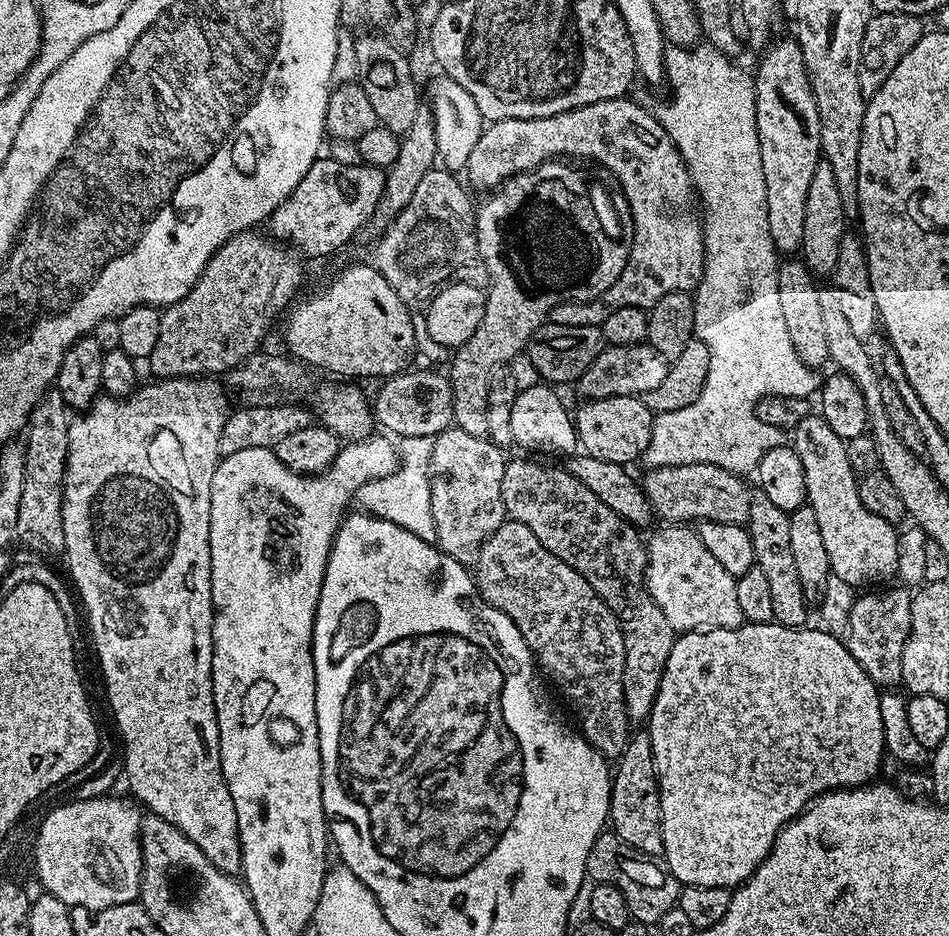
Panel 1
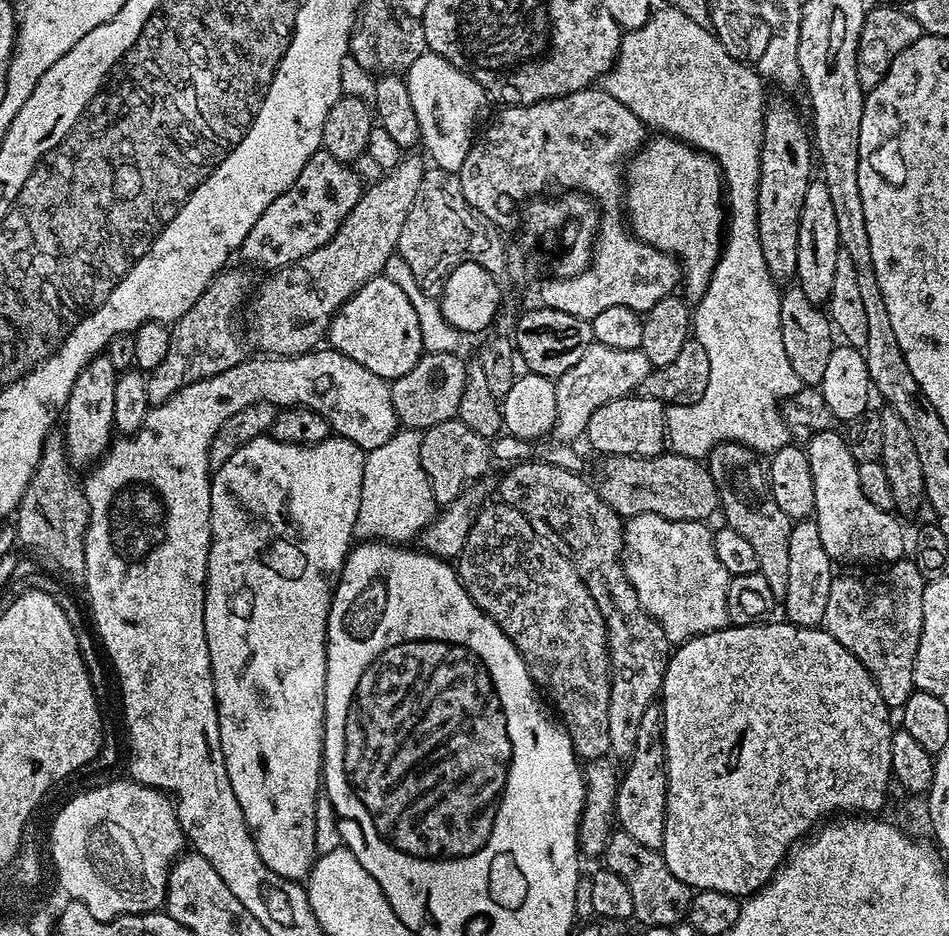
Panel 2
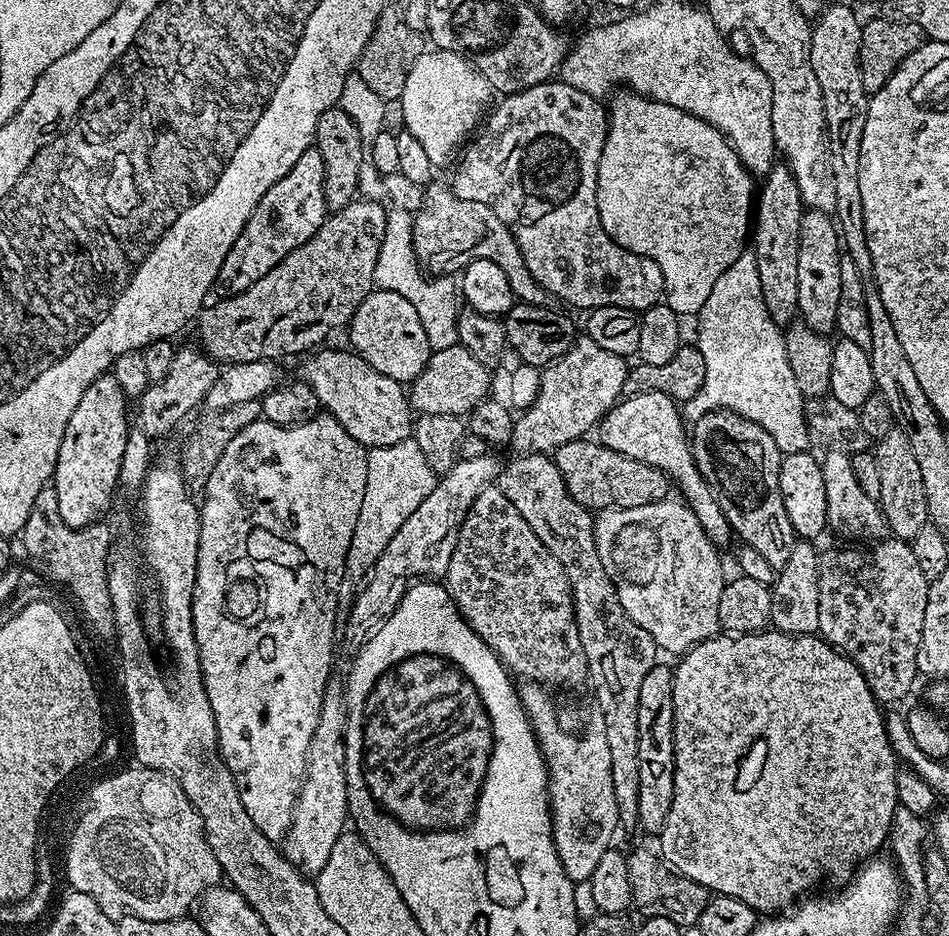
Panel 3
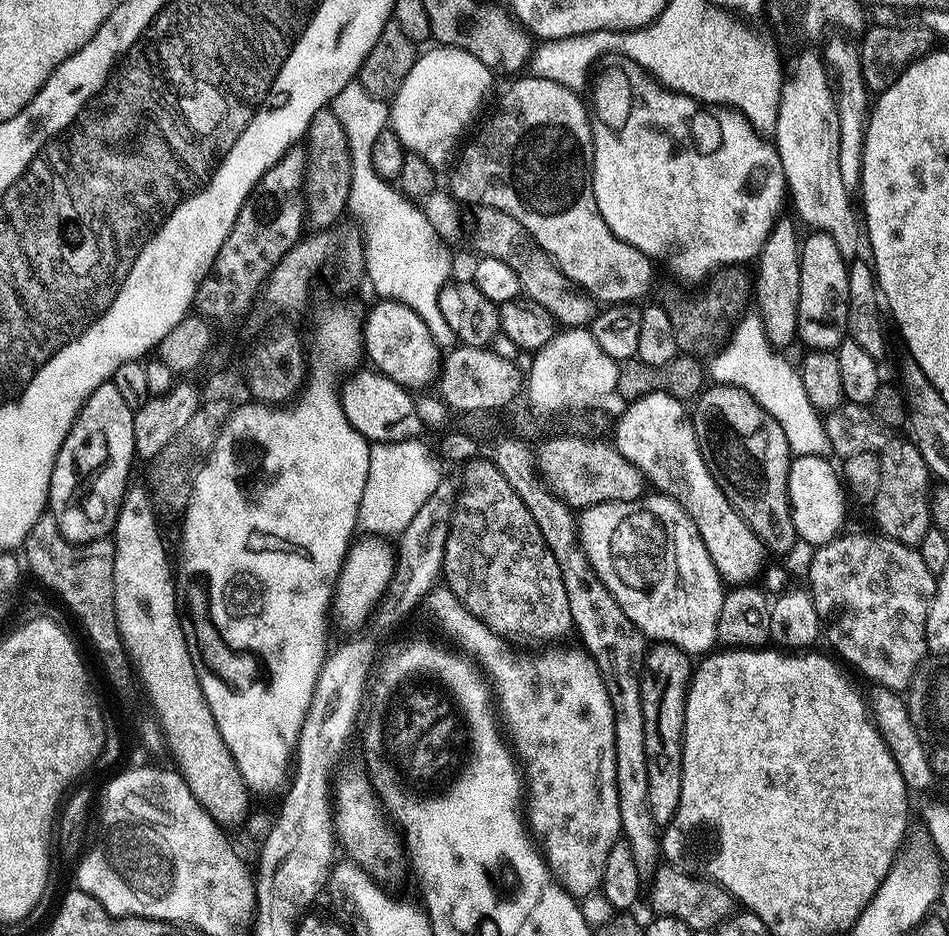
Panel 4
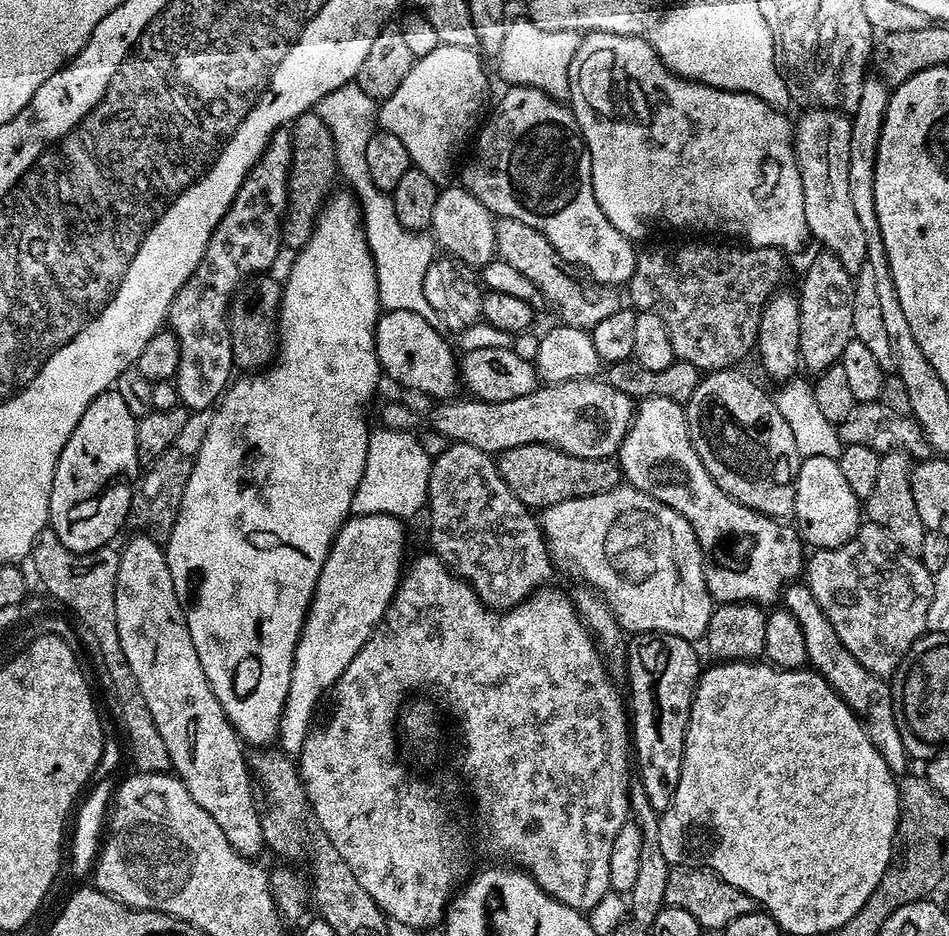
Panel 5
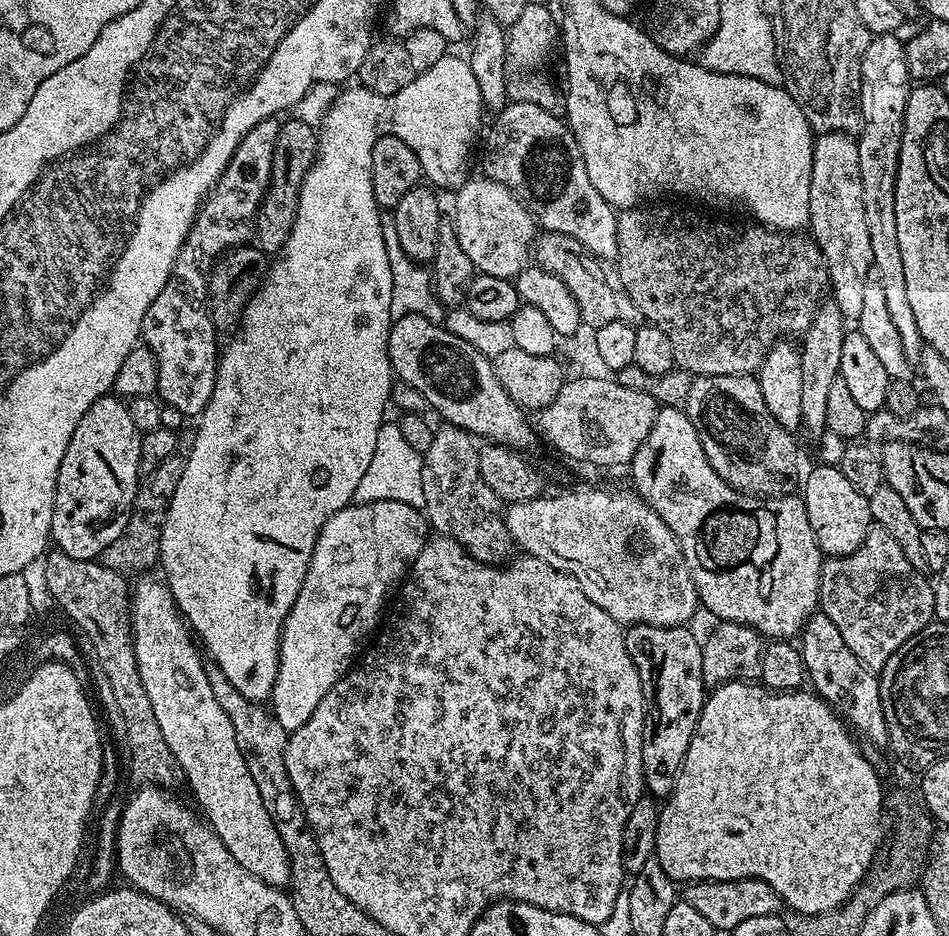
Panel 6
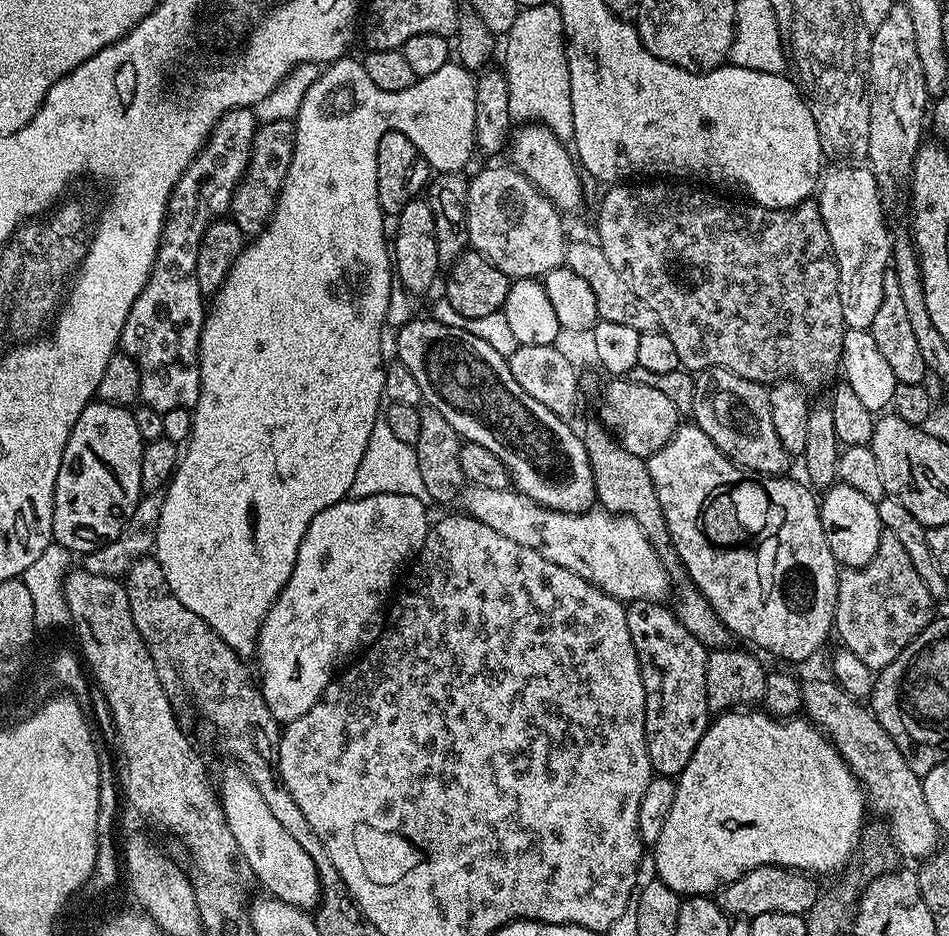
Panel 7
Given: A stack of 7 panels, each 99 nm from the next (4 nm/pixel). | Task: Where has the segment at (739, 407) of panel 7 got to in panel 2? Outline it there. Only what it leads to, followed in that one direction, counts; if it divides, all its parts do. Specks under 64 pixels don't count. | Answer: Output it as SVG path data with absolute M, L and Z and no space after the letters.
M725 442L712 447L706 463L710 478L714 478L718 486L719 511L722 516L724 512L723 523L736 531L739 539L754 546L759 572L766 578L766 583L770 585L770 590L774 590L776 597L784 597L786 578L790 574L790 530L794 521L778 510L778 502L774 502L765 457L744 444Z

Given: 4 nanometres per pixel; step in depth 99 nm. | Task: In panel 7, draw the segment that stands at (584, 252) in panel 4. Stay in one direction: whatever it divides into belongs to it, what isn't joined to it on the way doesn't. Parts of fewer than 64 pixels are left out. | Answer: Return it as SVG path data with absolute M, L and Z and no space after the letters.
M524 122L511 133L510 164L527 178L561 213L572 212L584 200L584 188L580 185L581 169L570 151L569 145L559 140L545 124Z

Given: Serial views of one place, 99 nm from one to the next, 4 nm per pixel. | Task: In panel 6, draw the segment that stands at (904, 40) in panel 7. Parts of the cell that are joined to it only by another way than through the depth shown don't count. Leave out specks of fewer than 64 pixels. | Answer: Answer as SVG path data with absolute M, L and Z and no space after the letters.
M873 35L872 41L866 46L866 54L862 54L860 63L860 130L856 145L858 146L858 174L862 178L862 202L866 206L866 226L870 226L870 254L872 255L872 267L874 269L874 279L880 283L882 290L886 293L886 306L889 307L890 318L894 321L894 326L898 328L898 334L902 334L902 350L910 357L919 357L921 349L926 345L920 331L918 322L914 322L914 309L910 307L910 302L906 299L906 273L902 266L902 249L898 246L898 218L894 218L894 186L896 185L896 175L898 174L898 154L900 153L900 139L904 129L904 115L906 114L906 102L910 91L910 77L906 66L906 54L904 53L905 41L899 40L900 36L893 35Z

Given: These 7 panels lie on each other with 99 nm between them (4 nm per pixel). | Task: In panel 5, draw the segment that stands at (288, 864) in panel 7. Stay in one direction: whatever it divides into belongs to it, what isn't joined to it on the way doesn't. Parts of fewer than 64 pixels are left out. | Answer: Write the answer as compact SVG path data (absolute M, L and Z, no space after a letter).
M136 535L140 536L134 537L120 552L114 590L118 638L122 642L126 662L138 682L138 690L142 690L142 698L146 698L146 710L150 710L150 718L154 718L154 726L158 726L162 742L166 742L175 775L179 776L186 790L190 790L190 798L194 798L194 802L198 802L198 806L202 806L202 810L206 810L206 814L210 814L210 818L218 822L222 834L226 834L234 850L238 850L243 856L256 858L260 851L265 851L266 845L260 825L258 800L254 795L254 780L248 770L246 752L240 749L242 741L226 718L218 698L214 698L214 690L210 690L206 670L202 670L202 662L198 662L198 650L186 626L185 605L174 590L174 578L170 578L170 566L164 557L164 548L156 545L157 541L151 535Z

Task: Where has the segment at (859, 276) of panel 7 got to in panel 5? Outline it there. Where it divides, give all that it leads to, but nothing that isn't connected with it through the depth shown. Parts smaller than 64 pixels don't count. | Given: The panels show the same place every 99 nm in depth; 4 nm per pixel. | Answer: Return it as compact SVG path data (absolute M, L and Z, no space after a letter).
M814 108L795 121L794 147L796 165L802 174L802 190L806 206L806 222L809 233L821 240L823 247L832 252L853 274L866 263L866 234L858 214L854 214L854 202L850 202L850 134L852 121L840 110Z

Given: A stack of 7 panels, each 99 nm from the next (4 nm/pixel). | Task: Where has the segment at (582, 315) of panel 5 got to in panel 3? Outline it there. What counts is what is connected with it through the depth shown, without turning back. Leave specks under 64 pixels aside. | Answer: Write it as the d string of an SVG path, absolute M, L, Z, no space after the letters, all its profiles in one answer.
M433 182L425 187L422 206L412 216L412 240L418 264L425 273L431 274L433 272L436 275L433 277L447 277L444 276L447 272L459 273L464 265L472 260L489 260L502 266L502 274L506 274L512 287L513 297L517 301L525 304L547 305L549 303L549 293L544 291L544 286L539 279L530 274L526 262L520 257L520 247L516 236L508 224L502 222L502 218L498 218L498 214L494 214L494 210L490 206L486 206L482 202L470 202L458 198L447 183Z

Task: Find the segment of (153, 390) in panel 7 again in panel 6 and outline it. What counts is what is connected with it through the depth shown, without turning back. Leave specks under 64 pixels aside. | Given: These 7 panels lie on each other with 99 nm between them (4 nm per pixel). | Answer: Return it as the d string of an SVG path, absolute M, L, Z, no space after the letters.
M273 118L258 122L244 135L242 142L234 150L226 170L218 178L211 192L204 198L198 214L194 218L192 228L188 232L184 244L180 247L178 258L172 267L166 286L150 302L150 310L146 310L146 318L142 329L143 347L150 349L158 362L158 386L155 395L164 404L174 406L174 410L182 410L186 418L199 417L206 402L210 402L210 394L214 394L216 381L216 361L218 359L218 333L212 321L212 310L208 302L208 276L216 261L230 248L247 245L256 234L256 214L270 182L270 170L274 162L274 146L278 142L281 121Z

